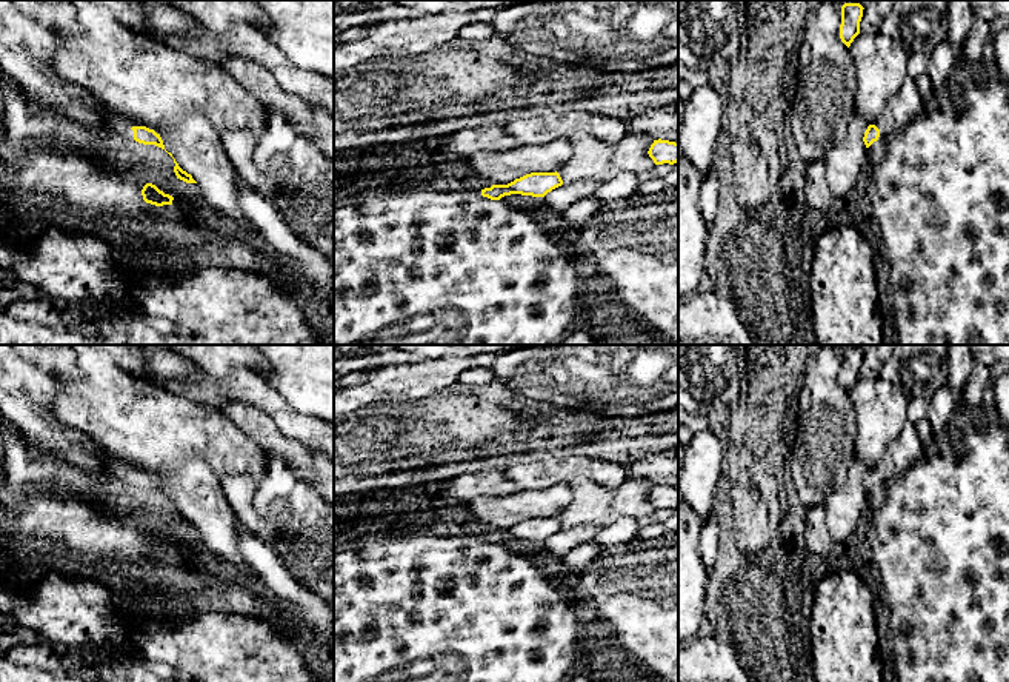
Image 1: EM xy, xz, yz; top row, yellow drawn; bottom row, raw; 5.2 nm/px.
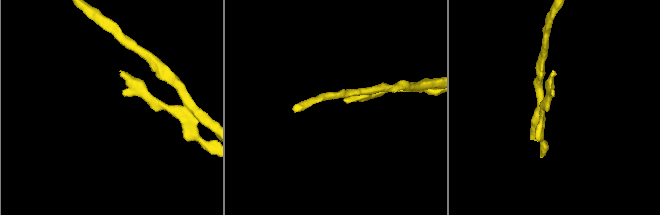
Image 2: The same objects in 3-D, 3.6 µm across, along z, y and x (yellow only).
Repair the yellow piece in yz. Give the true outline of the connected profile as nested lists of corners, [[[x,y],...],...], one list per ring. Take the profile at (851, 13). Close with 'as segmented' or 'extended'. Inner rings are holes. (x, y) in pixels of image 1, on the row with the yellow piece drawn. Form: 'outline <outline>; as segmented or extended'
outline [[[844,3],[841,6],[840,38],[849,48],[854,38],[860,34],[860,22],[863,17],[860,3]]]; as segmented

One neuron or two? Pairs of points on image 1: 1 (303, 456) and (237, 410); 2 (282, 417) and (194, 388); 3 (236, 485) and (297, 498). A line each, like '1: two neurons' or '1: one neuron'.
1: one neuron
2: one neuron
3: two neurons

